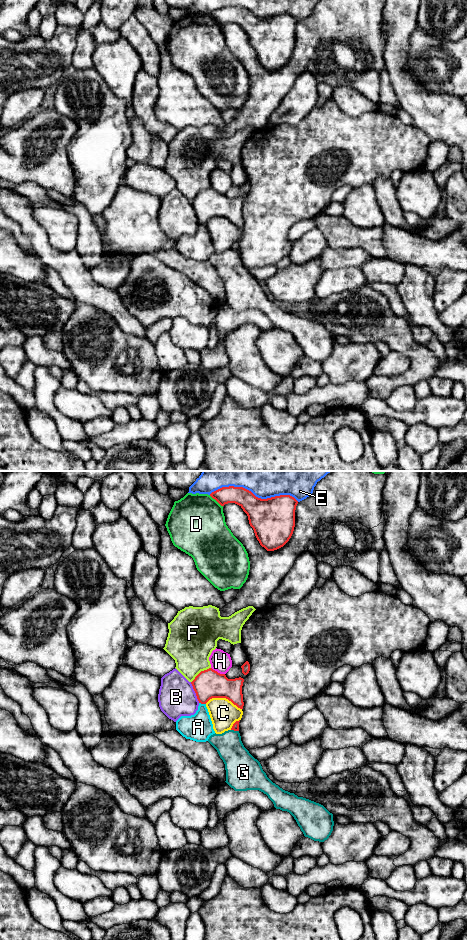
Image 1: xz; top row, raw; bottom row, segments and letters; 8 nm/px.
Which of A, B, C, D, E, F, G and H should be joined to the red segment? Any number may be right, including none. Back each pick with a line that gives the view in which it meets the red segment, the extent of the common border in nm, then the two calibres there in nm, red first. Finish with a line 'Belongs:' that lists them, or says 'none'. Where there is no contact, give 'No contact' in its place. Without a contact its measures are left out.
Belongs: none

